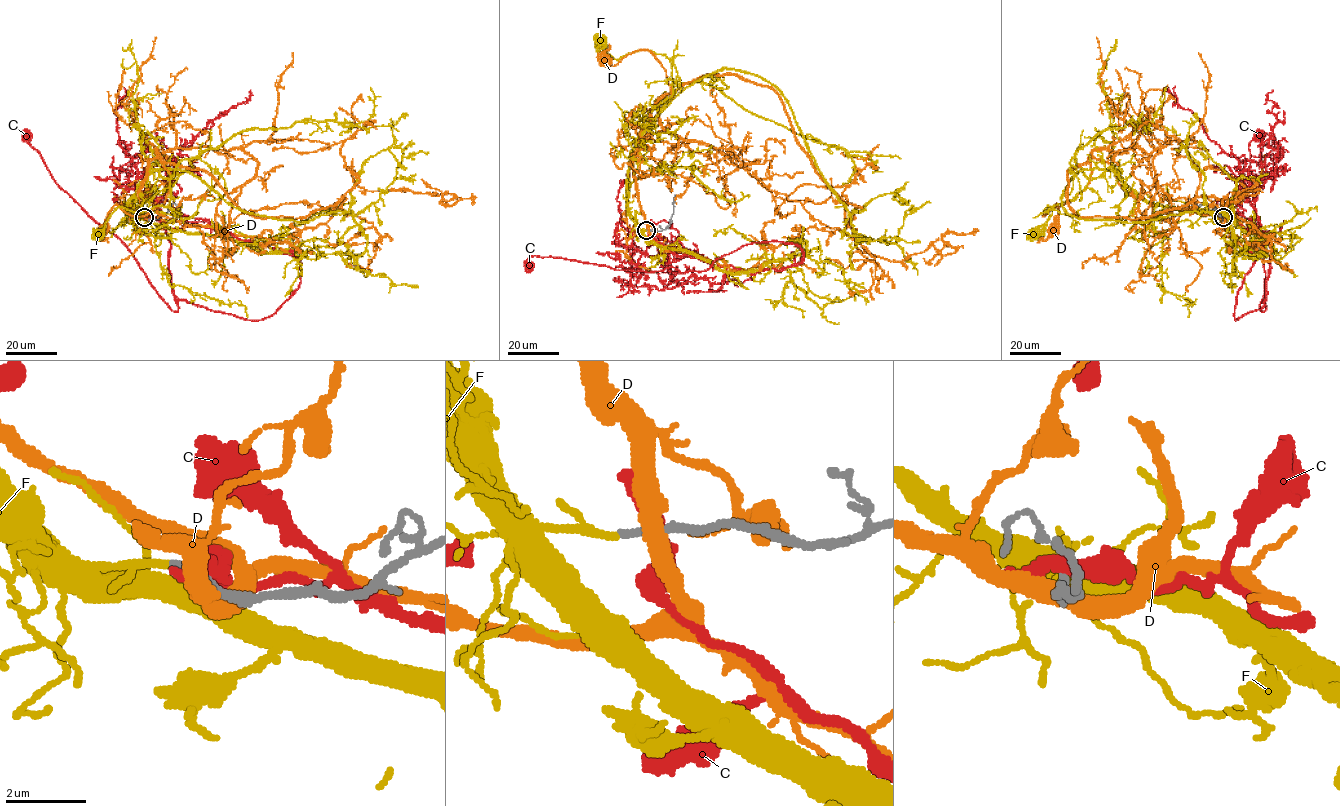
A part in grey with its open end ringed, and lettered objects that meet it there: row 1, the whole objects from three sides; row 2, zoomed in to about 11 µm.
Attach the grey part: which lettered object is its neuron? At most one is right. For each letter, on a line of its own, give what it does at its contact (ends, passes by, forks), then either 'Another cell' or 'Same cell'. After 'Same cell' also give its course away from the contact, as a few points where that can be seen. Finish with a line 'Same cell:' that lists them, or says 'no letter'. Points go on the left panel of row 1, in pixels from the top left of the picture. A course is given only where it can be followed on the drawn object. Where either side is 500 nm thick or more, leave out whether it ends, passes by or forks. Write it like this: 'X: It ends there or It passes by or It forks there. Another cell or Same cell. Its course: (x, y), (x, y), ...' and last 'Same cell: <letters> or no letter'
C: It passes by. Another cell
D: It passes by. Another cell
F: It passes by. Same cell. Its course: (144, 217), (125, 210), (156, 170), (170, 180), (170, 204), (137, 211), (120, 207), (98, 235)
Same cell: F

